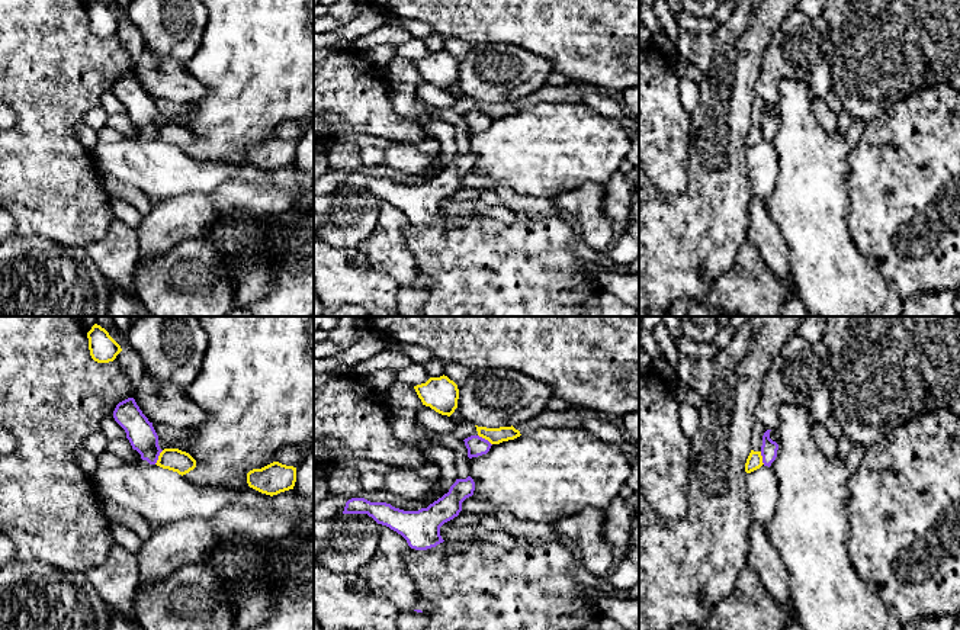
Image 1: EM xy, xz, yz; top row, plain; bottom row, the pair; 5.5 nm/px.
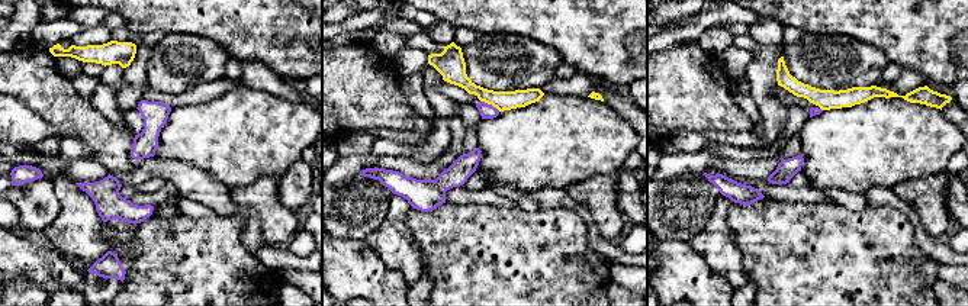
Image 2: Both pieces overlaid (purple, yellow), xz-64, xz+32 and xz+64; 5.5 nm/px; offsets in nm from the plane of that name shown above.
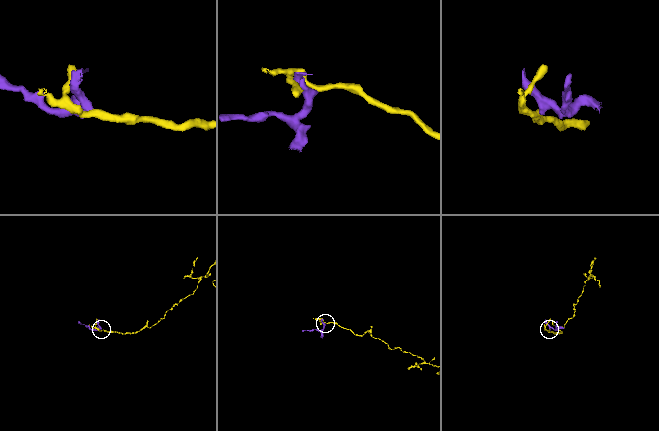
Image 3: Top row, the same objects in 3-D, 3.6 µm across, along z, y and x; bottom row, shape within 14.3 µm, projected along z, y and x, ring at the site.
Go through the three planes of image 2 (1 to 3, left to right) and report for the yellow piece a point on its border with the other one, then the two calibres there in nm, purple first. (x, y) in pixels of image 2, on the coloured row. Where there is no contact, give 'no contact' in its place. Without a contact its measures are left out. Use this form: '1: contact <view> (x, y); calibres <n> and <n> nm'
1: no contact
2: contact xz+32 (491, 105); calibres 80 and 110 nm
3: no contact

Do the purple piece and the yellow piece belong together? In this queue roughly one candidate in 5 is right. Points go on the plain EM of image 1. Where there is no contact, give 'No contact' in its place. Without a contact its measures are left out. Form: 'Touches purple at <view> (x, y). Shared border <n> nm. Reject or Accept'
Touches purple at xy (157, 132). Shared border 90 nm. Reject

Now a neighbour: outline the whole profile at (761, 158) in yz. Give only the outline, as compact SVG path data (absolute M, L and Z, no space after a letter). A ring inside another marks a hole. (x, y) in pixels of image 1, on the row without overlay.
M762 139L760 144L748 148L747 164L752 193L765 200L778 177L778 157L771 142Z

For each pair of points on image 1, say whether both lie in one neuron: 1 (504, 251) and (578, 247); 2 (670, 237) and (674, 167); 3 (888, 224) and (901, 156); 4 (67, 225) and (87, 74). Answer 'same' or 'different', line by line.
1: different
2: different
3: same
4: same

